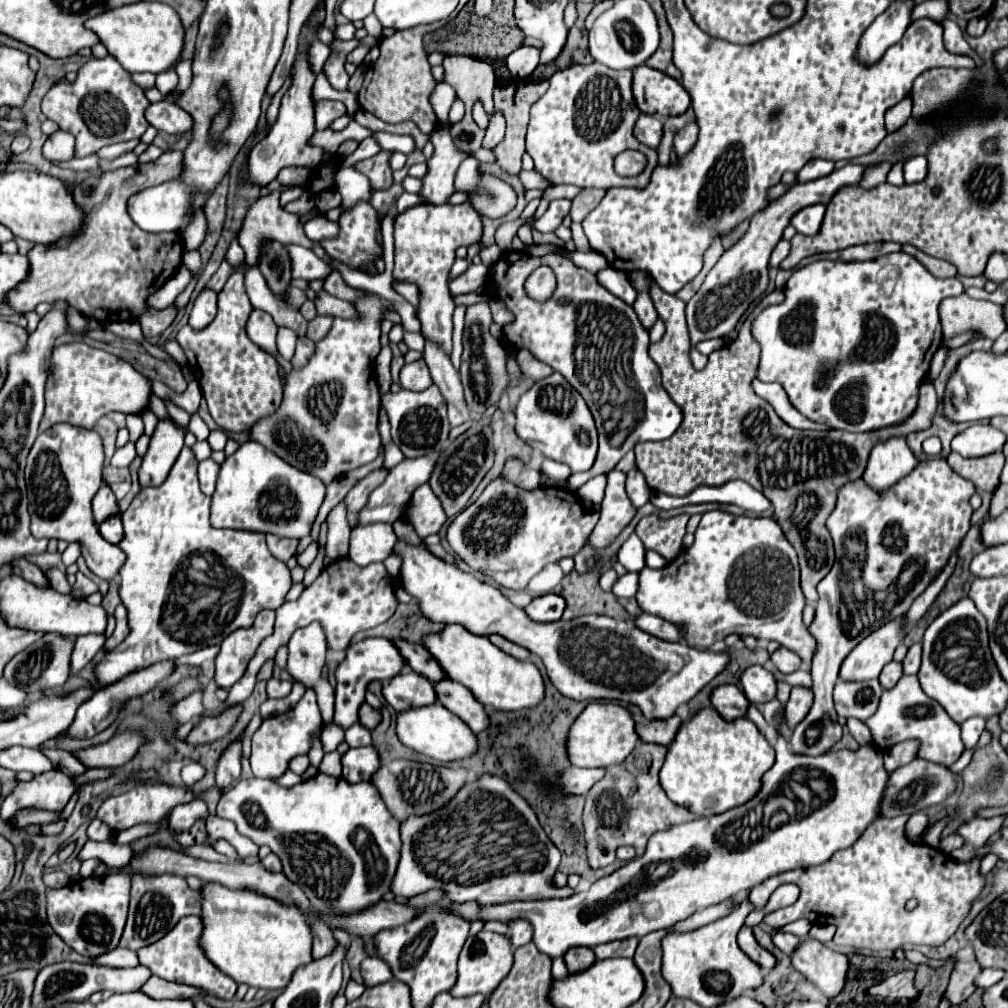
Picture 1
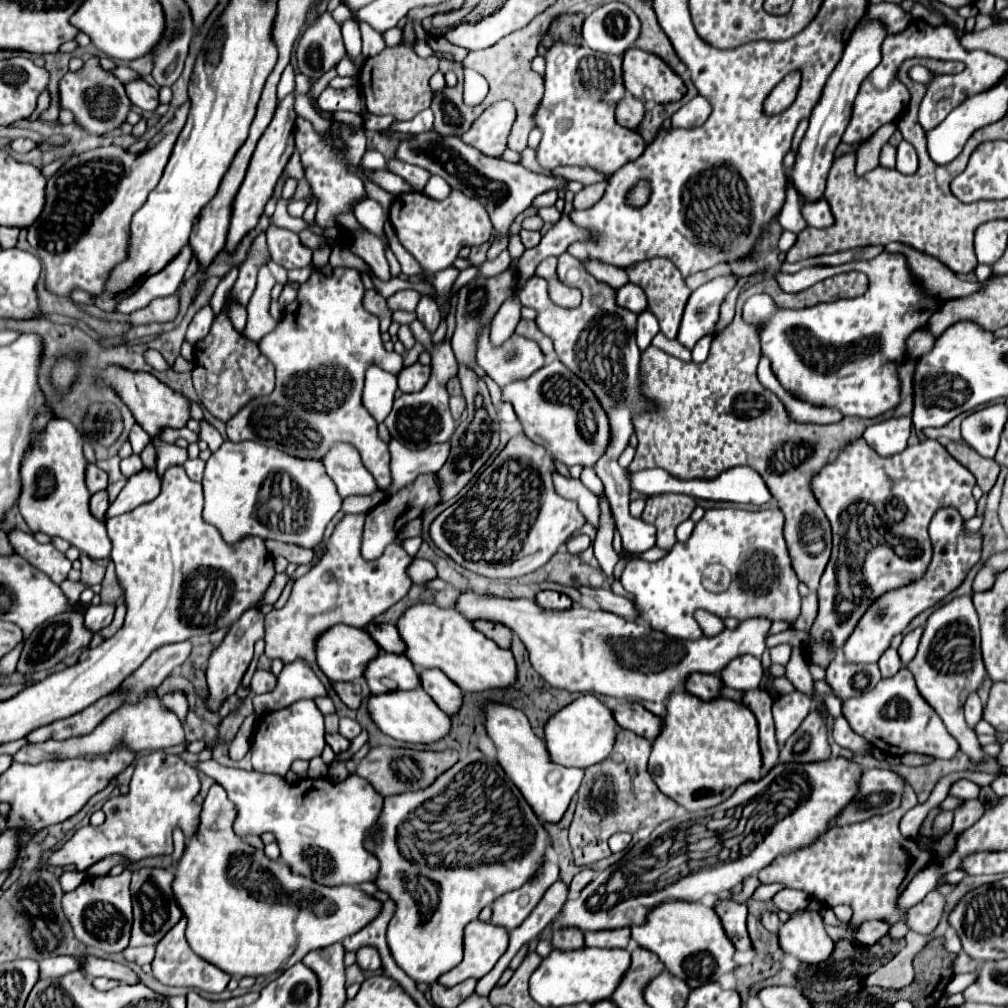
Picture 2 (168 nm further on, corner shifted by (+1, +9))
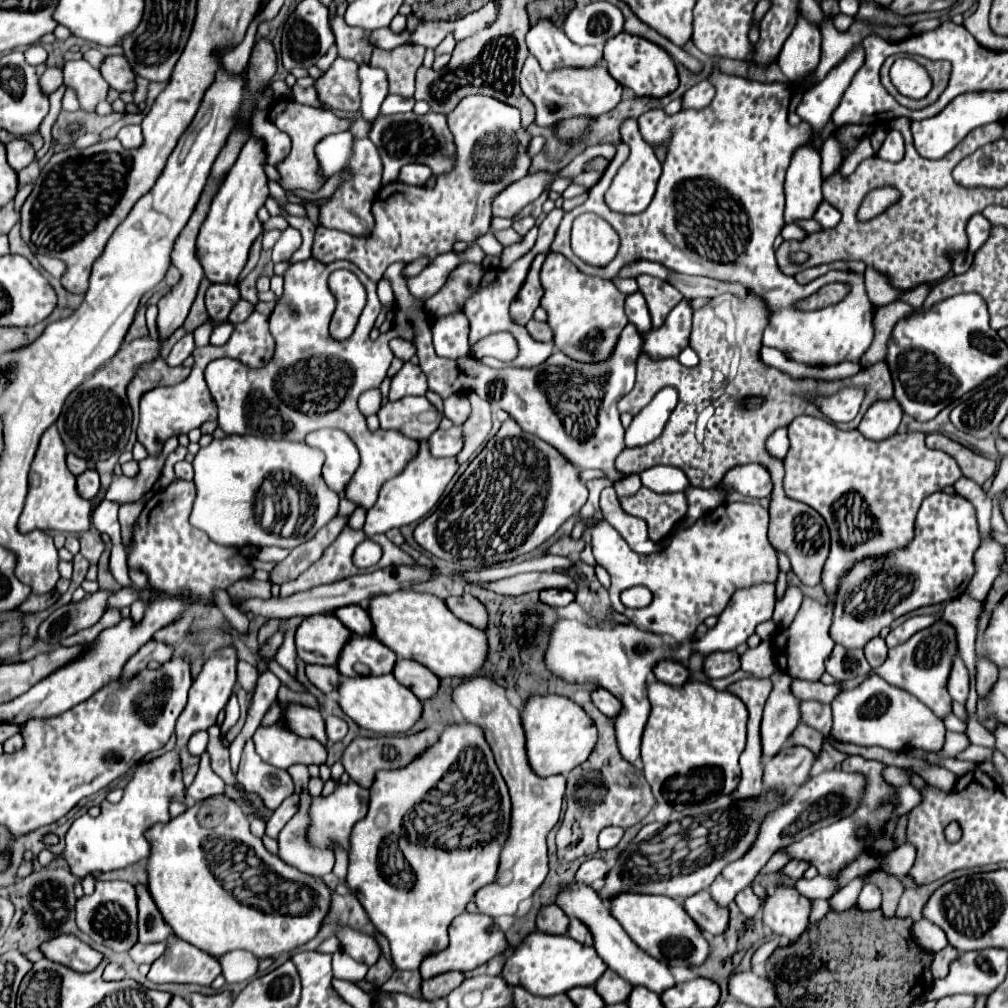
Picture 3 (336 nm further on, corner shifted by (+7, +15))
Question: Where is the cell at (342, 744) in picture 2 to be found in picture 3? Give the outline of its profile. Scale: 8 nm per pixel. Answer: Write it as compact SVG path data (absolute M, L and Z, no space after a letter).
M288 704L288 706L282 706L282 722L296 736L316 738L318 742L326 744L324 718L320 710L300 706L300 704Z

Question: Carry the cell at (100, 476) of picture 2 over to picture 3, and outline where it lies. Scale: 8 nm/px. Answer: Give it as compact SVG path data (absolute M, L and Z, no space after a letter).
M68 452L66 454L66 464L68 464L68 470L74 474L74 476L78 476L78 474L82 474L88 466L86 466L86 462L82 460L82 458L78 458L78 456L74 456L72 452Z

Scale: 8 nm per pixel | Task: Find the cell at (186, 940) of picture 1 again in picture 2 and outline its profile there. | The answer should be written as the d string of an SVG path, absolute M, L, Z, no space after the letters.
M182 916L182 920L176 926L172 926L172 930L156 944L156 954L152 960L154 978L168 986L188 986L188 988L200 988L206 992L226 990L226 986L230 982L230 974L216 968L214 964L202 960L198 954L194 954L184 938L184 930L186 930L186 916Z

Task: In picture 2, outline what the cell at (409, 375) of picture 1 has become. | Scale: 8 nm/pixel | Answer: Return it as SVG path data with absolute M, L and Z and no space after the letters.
M414 362L412 366L402 368L402 372L398 374L398 388L402 392L416 392L426 386L428 378L430 378L430 366Z

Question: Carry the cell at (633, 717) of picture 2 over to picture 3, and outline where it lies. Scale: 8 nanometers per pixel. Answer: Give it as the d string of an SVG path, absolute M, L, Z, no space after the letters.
M596 688L596 690L592 692L592 704L594 704L602 714L606 714L608 718L618 716L618 708L622 708L620 700L616 700L616 698L614 698L608 690L604 690L604 688Z

